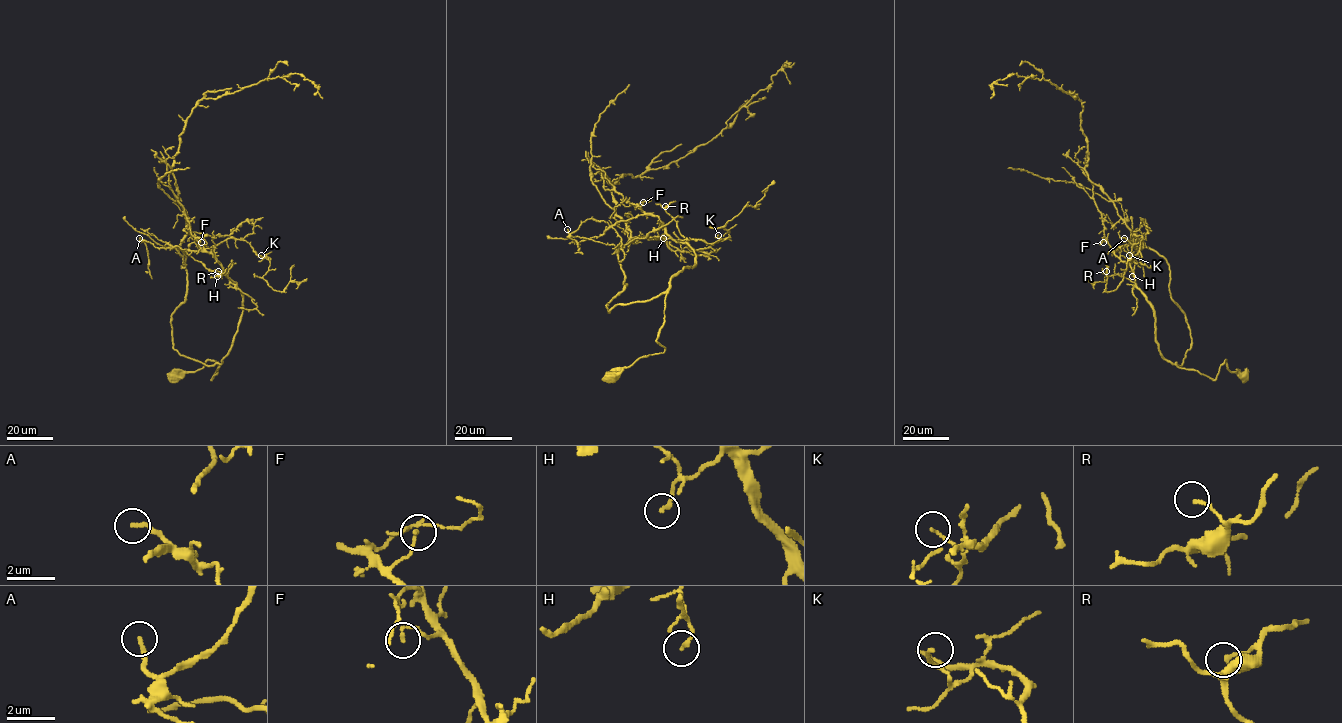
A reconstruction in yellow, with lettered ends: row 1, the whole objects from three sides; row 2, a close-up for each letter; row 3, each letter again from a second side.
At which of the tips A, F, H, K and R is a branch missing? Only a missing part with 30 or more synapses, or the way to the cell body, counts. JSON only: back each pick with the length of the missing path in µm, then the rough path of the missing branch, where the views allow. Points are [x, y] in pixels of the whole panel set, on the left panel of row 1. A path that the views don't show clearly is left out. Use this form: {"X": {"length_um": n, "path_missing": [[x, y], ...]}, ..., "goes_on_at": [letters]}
{"goes_on_at": []}

